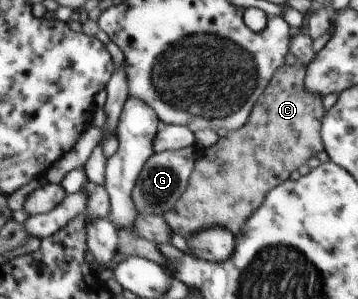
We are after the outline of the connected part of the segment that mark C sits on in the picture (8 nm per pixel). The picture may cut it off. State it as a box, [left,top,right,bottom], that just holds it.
[161,63,324,237]

